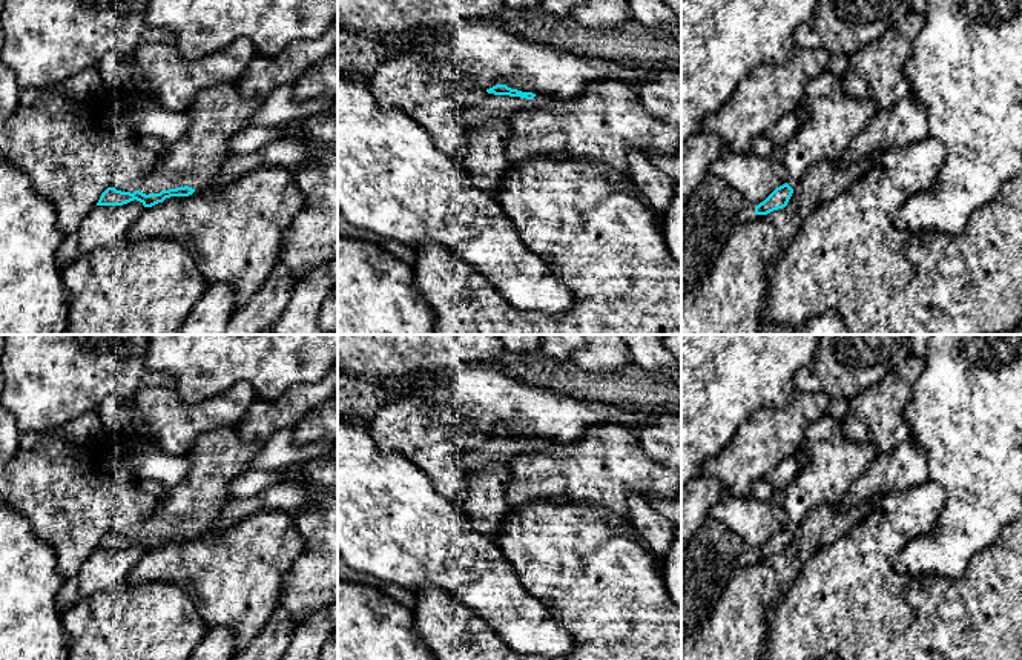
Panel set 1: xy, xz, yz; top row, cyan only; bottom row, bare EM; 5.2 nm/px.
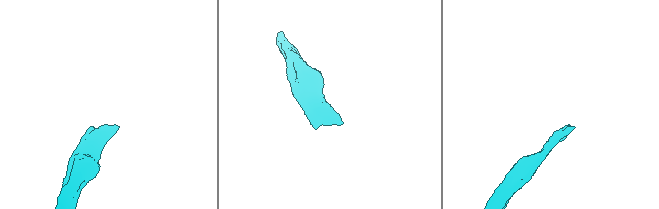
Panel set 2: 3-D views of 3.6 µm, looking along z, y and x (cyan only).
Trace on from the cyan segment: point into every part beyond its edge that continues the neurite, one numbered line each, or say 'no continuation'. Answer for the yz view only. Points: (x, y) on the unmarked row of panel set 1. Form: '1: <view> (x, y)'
1: yz (835, 462)

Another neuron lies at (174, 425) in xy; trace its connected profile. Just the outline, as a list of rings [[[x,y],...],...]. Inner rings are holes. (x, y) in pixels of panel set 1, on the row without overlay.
[[[239,381],[221,396],[206,399],[201,404],[186,404],[169,387],[146,387],[135,394],[130,404],[147,422],[149,444],[157,445],[169,456],[187,456],[201,434],[226,425],[236,425],[255,399],[253,387]]]

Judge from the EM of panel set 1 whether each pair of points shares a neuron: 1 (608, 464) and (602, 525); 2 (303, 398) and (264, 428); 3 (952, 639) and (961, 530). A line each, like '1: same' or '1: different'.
1: different
2: same
3: different

